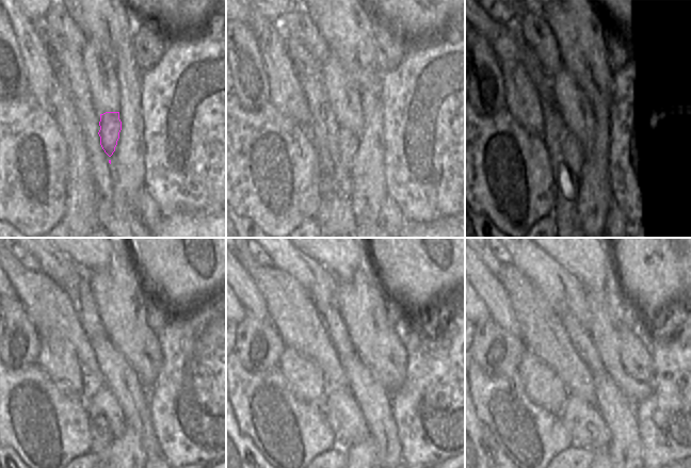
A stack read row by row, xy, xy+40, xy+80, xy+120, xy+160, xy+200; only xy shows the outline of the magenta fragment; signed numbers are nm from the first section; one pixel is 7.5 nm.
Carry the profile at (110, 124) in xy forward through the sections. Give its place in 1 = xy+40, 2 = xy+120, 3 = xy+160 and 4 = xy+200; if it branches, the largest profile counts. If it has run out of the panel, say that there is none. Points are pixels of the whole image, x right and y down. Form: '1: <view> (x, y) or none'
1: xy+40 (342, 146)
2: xy+120 (107, 423)
3: xy+160 (343, 416)
4: xy+200 (582, 420)

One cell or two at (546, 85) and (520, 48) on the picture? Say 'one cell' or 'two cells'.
one cell

